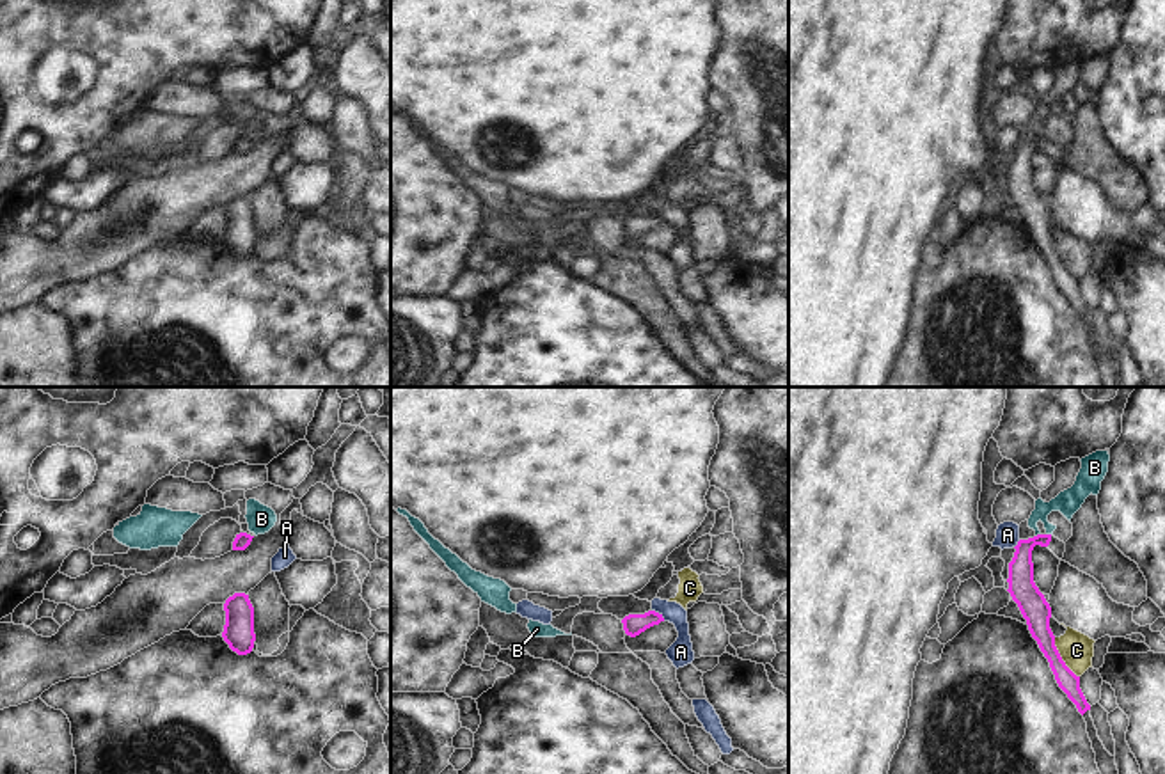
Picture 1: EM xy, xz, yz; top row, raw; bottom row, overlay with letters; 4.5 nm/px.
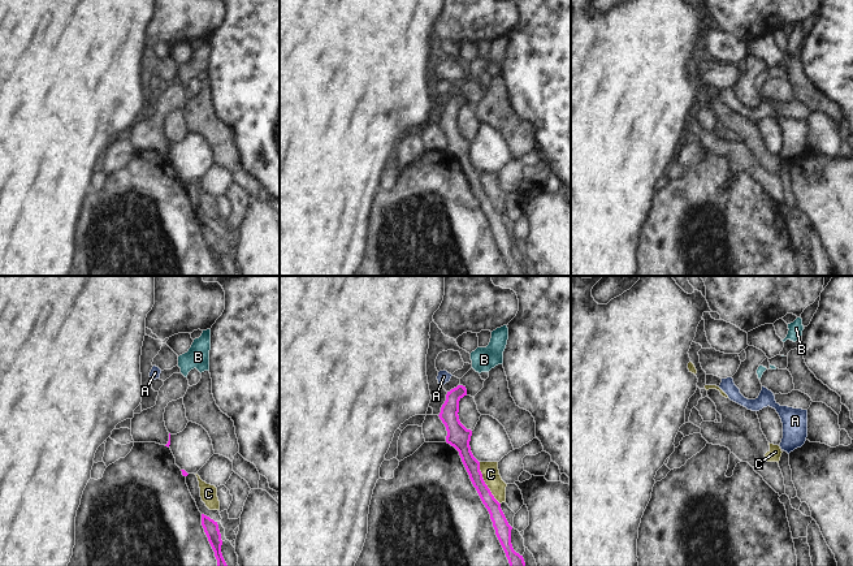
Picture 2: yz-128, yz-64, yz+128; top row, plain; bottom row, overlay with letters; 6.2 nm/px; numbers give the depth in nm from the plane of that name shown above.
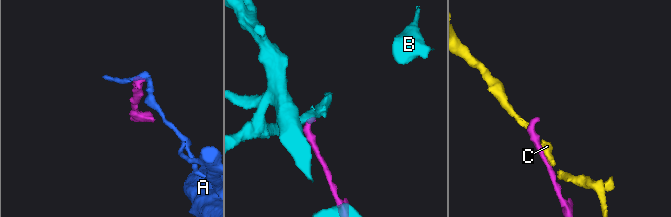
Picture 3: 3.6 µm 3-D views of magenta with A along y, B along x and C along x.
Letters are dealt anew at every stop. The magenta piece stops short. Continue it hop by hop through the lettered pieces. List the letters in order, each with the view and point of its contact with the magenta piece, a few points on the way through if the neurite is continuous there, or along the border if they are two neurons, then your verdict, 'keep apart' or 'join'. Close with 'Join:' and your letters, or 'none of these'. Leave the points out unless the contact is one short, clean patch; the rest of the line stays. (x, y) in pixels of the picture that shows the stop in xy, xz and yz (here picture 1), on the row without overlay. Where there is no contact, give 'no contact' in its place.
A: xz (659, 217) | along xz (652, 212), (665, 222) | keep apart
B: yz (1038, 137) | along yz (1039, 135), (1036, 139) | keep apart
C: yz (1061, 260) | along yz (1054, 240), (1061, 261), (1078, 279) | keep apart
Join: none of these

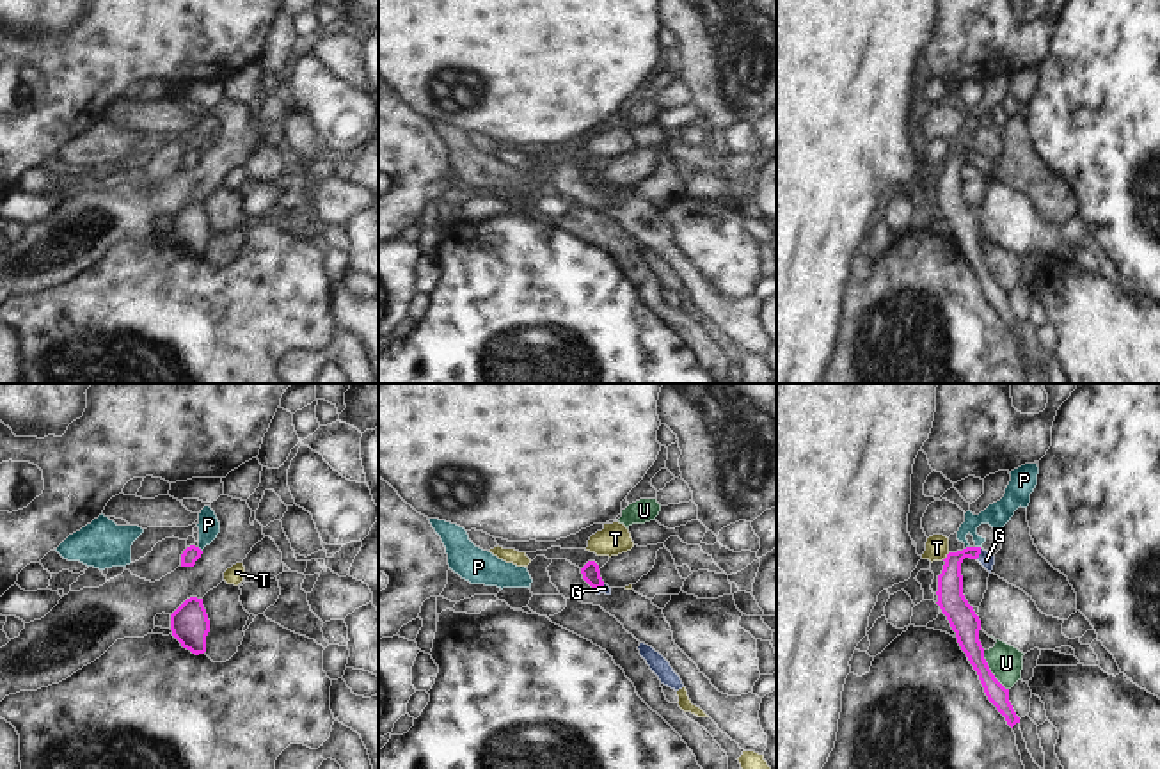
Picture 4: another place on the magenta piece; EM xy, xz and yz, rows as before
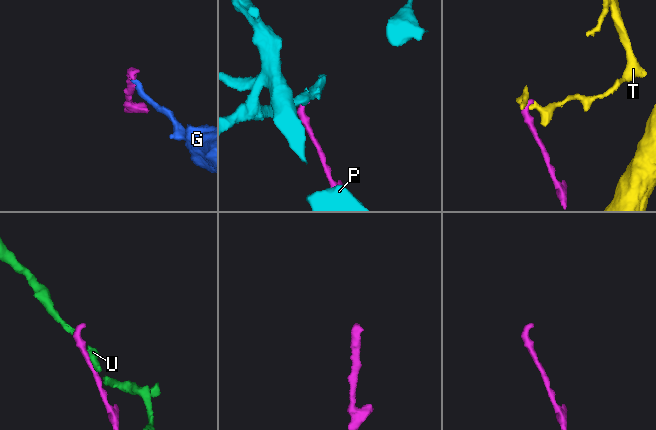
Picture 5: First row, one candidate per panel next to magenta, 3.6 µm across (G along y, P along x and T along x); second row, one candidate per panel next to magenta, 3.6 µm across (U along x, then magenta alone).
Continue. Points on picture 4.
G: yz (979, 155) | across yz (951, 201), (953, 167), (979, 155), (986, 162) | join
P: yz (967, 150) | along yz (969, 148), (965, 151) | keep apart
T: yz (947, 158) | along yz (949, 155), (944, 162) | keep apart
U: yz (990, 272) | along yz (983, 253), (990, 274), (1008, 292) | keep apart
Join: G

